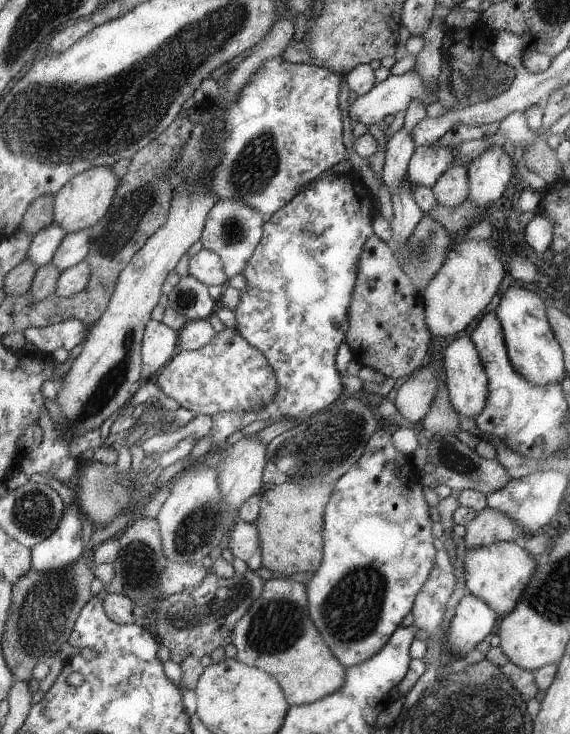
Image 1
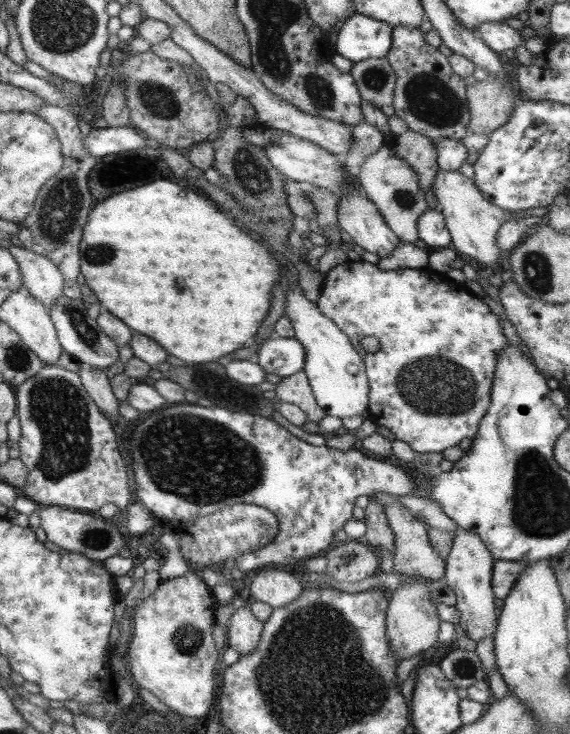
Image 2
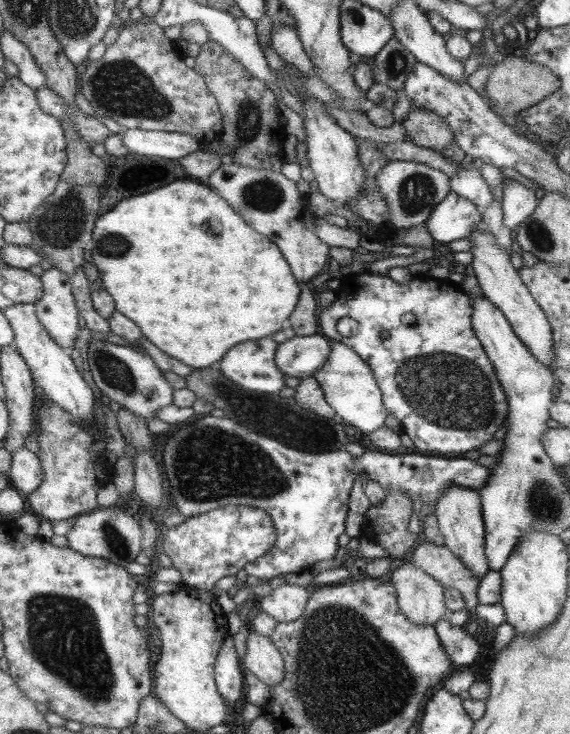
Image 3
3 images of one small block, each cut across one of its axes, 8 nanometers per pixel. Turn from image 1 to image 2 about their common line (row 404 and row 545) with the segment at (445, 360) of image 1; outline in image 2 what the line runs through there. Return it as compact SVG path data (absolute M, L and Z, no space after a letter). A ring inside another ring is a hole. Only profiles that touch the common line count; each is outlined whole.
M457 527L457 531L453 533L449 554L444 560L443 579L456 596L454 607L459 615L458 625L473 642L492 637L497 626L498 616L493 605L495 597L490 583L494 561L477 534Z

